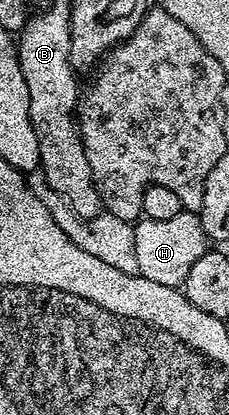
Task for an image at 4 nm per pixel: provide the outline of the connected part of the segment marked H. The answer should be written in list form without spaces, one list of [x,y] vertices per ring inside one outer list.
[[[183,210],[179,216],[170,220],[140,219],[135,225],[135,253],[138,255],[138,273],[141,277],[152,280],[155,284],[166,285],[167,287],[182,287],[185,283],[187,273],[191,265],[199,260],[201,255],[209,248],[209,239],[203,232],[200,215],[194,211]]]

